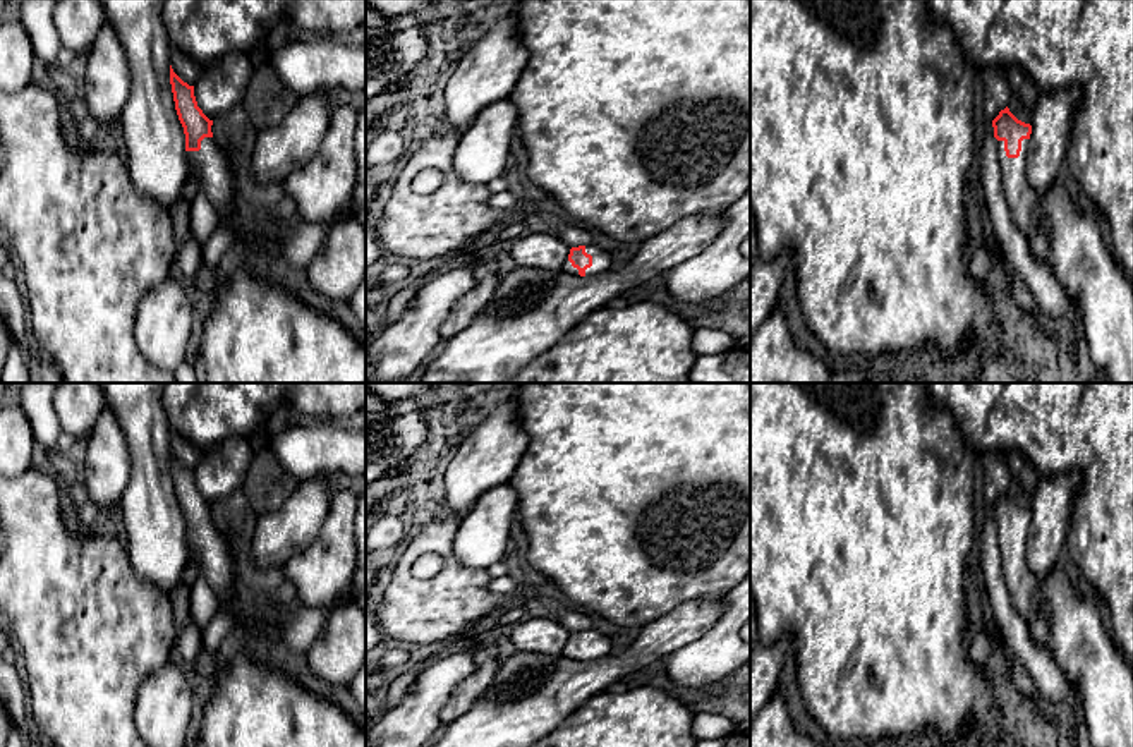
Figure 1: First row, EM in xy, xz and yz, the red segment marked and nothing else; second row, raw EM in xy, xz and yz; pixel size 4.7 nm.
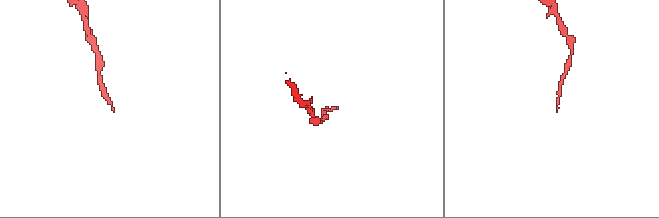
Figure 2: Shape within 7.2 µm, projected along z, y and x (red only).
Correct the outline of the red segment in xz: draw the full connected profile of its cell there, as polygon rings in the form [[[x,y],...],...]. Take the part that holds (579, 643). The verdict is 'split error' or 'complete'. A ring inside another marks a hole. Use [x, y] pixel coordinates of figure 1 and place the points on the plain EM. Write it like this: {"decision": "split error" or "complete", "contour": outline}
{"decision": "split error", "contour": [[[594,629],[572,632],[561,656],[568,659],[592,661],[609,656],[611,639]]]}

